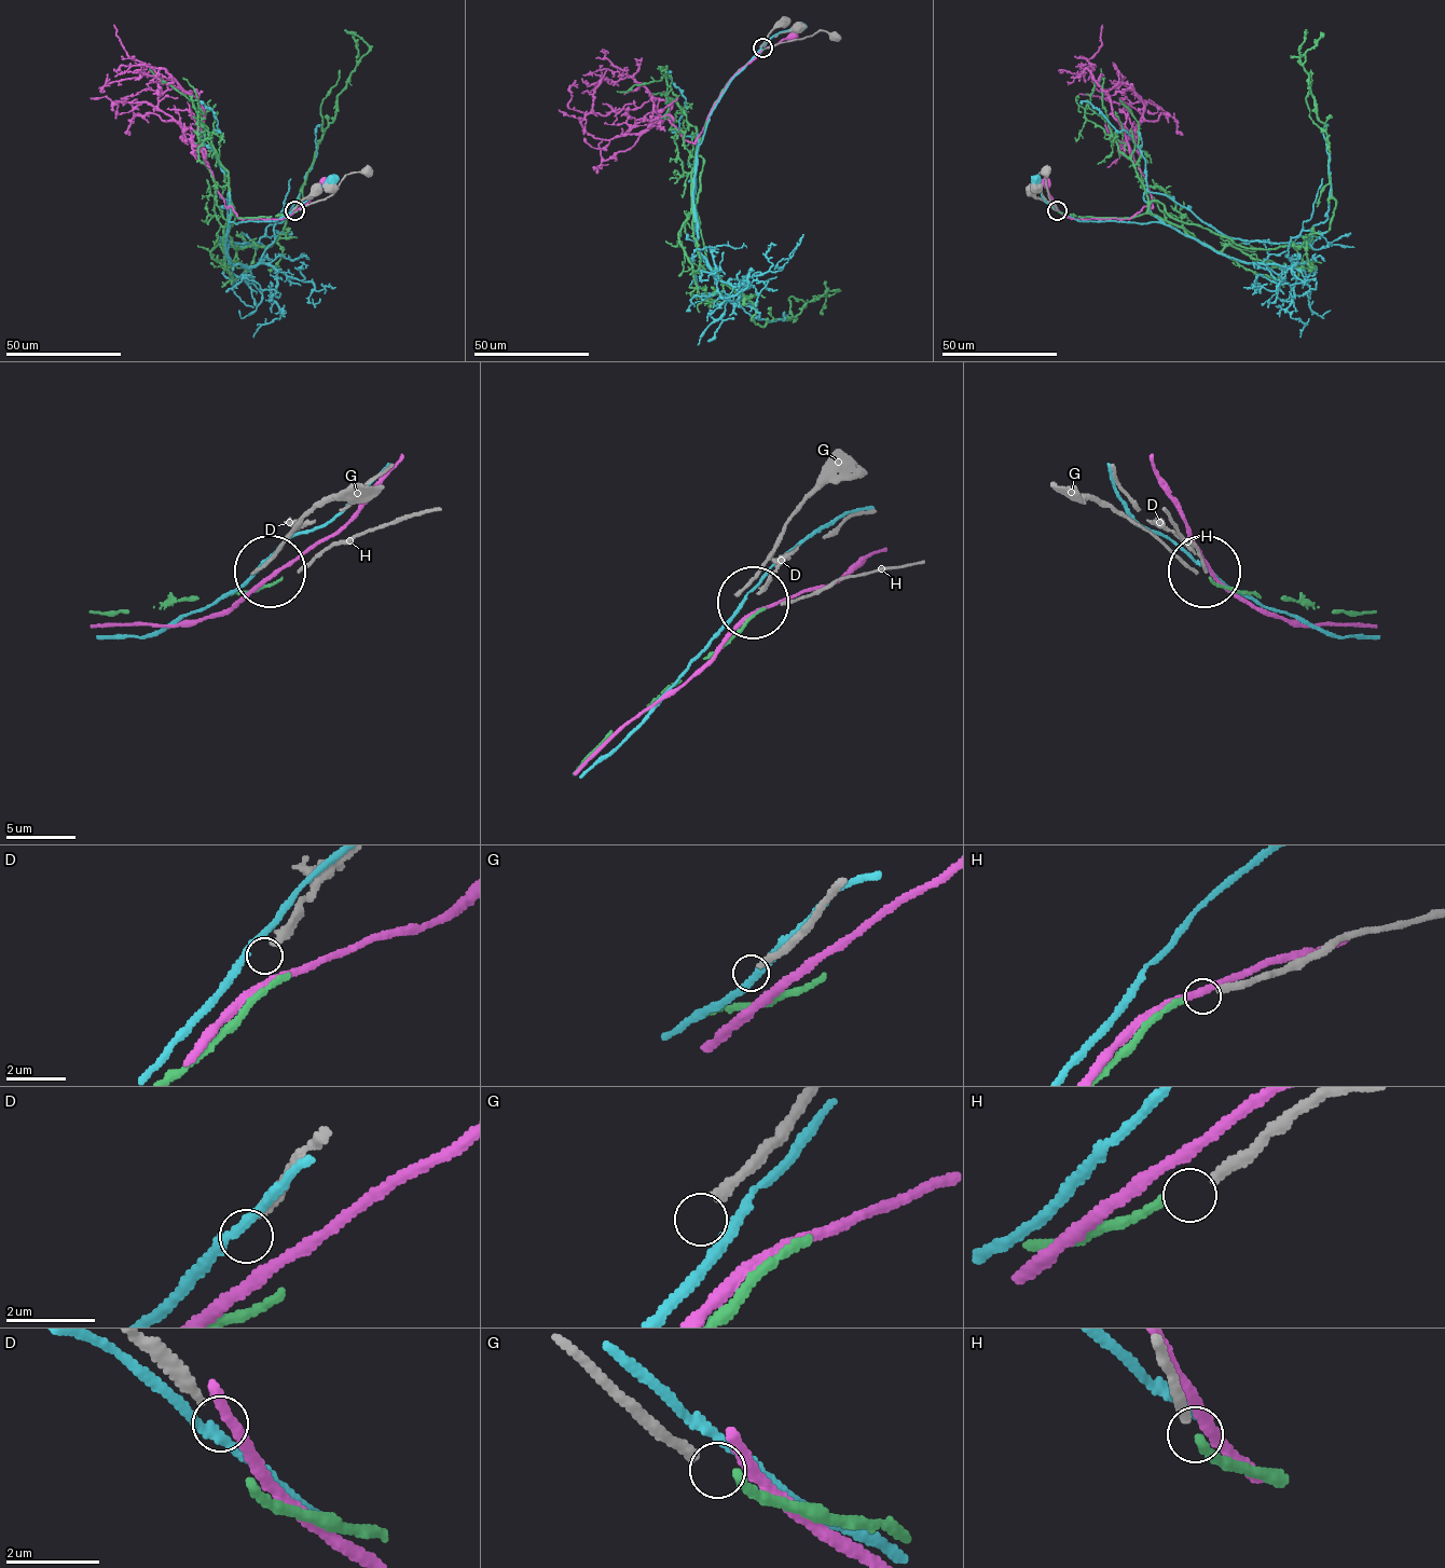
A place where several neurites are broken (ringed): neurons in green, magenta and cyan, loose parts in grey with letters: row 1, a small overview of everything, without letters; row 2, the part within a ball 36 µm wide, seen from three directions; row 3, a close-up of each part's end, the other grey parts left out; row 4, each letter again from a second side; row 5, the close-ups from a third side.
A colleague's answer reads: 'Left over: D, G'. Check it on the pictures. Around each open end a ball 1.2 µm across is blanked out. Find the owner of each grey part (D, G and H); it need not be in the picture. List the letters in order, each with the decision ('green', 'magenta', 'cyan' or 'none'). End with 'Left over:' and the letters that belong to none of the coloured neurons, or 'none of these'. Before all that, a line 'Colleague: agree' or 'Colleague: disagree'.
Colleague: disagree
D: none
G: none
H: none
Left over: D, G, H

